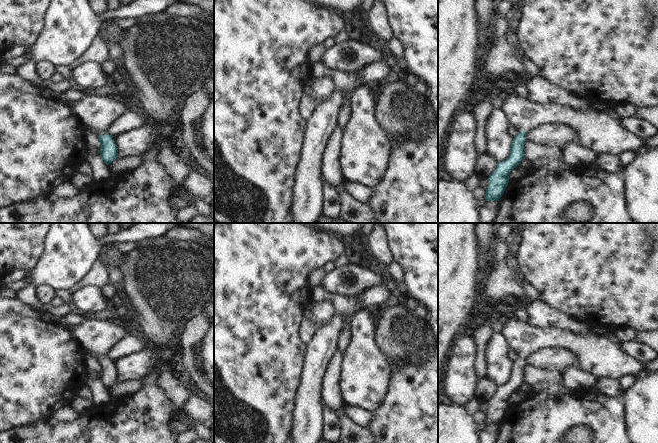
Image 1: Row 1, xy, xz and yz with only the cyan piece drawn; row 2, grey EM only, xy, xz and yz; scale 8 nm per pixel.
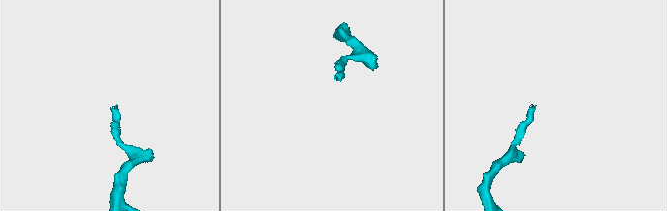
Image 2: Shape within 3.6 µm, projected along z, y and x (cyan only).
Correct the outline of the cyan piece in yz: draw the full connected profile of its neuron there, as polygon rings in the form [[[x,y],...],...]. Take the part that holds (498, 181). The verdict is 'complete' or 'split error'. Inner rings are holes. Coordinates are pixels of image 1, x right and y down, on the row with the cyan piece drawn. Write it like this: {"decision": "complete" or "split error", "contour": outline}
{"decision": "split error", "contour": [[[517,96],[508,97],[502,104],[510,125],[519,128],[520,133],[513,138],[509,157],[497,163],[488,178],[485,201],[499,201],[509,183],[510,172],[522,162],[528,130],[544,124],[564,124],[571,127],[581,145],[591,148],[600,155],[605,153],[618,156],[627,151],[638,153],[658,147],[658,132],[649,139],[637,137],[621,127],[606,112],[592,109],[578,111],[556,103],[541,104]]]}

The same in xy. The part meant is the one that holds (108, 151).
{"decision": "split error", "contour": [[[34,85],[39,89],[39,94],[47,98],[54,98],[69,106],[76,118],[83,124],[86,132],[94,131],[97,134],[101,145],[99,154],[107,166],[118,157],[113,136],[107,134],[106,130],[116,118],[127,110],[122,103],[115,102],[109,97],[85,94],[80,101],[70,106],[61,95],[53,97],[45,88]]]}

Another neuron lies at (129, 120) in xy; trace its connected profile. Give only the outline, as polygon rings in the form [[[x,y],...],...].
[[[126,110],[116,118],[107,128],[106,133],[111,136],[118,136],[124,132],[135,130],[145,125],[145,119],[131,110]]]

